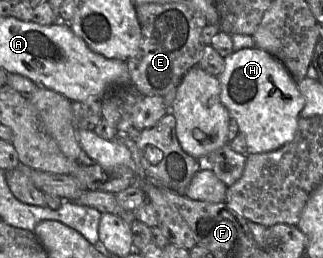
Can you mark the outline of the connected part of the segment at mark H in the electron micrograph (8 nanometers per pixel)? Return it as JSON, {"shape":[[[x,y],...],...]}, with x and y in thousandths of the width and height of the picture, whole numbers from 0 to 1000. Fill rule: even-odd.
{"shape":[[[786,186],[724,198],[693,229],[697,260],[675,295],[681,384],[755,523],[774,597],[867,578],[916,519],[944,384],[916,310],[885,260],[830,202]]]}

